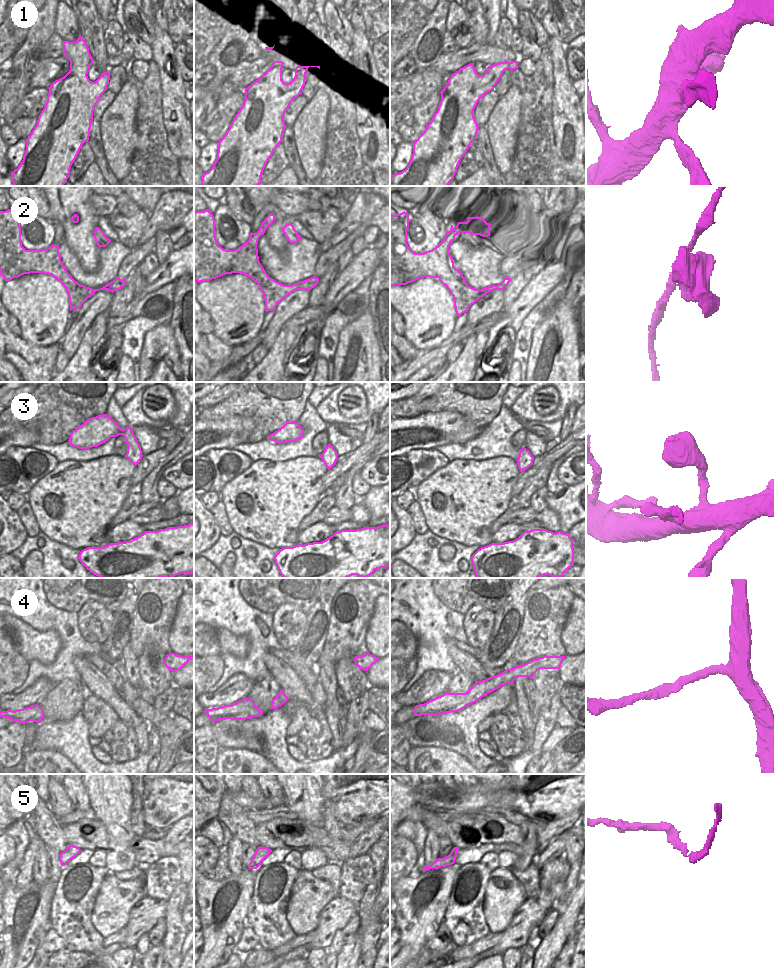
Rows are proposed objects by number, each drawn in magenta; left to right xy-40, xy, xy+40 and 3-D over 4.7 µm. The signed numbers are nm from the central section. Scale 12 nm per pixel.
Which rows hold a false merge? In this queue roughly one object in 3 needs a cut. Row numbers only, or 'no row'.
2

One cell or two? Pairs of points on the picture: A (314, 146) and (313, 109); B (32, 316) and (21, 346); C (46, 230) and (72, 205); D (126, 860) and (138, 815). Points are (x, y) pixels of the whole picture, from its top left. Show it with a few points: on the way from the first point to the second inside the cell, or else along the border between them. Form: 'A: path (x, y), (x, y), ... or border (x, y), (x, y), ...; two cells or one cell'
A: path (313, 137), (313, 118); one cell
B: border (20, 336), (34, 344), (46, 346); two cells
C: border (50, 220), (54, 223); two cells
D: border (131, 819), (131, 849), (137, 863); two cells

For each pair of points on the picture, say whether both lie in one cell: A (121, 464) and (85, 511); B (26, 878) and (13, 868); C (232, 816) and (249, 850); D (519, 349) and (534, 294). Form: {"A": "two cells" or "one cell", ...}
{"A": "one cell", "B": "two cells", "C": "two cells", "D": "two cells"}

